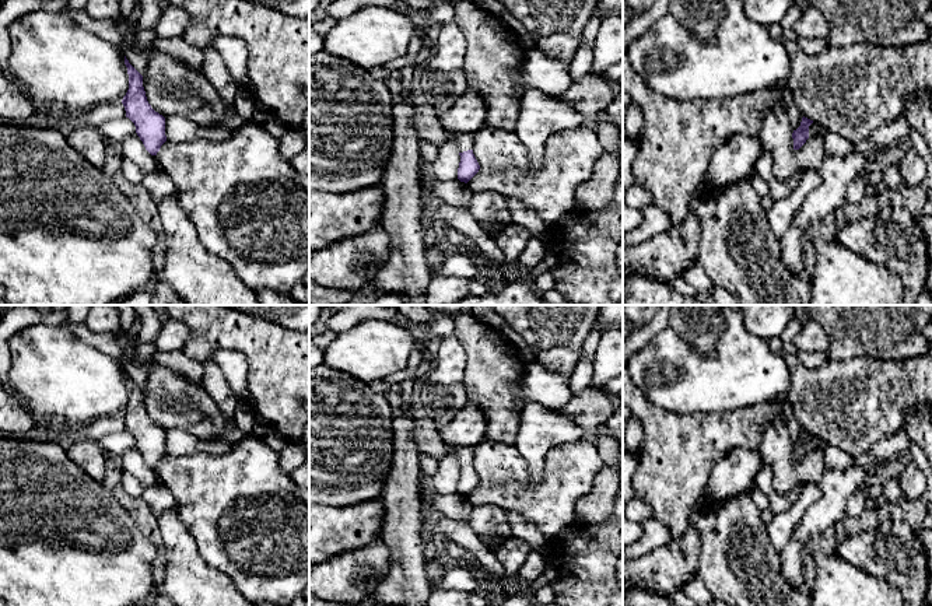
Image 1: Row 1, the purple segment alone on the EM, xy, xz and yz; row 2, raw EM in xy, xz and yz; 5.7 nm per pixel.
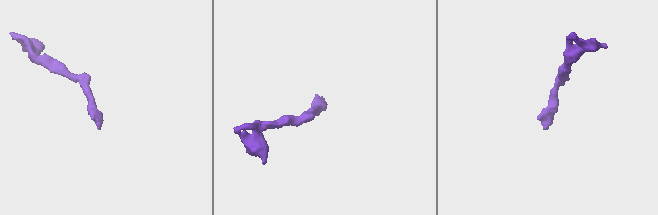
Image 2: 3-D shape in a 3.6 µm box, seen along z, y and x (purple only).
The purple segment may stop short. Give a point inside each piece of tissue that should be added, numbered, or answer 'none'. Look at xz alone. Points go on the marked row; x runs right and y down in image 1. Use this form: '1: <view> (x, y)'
1: xz (463, 142)

